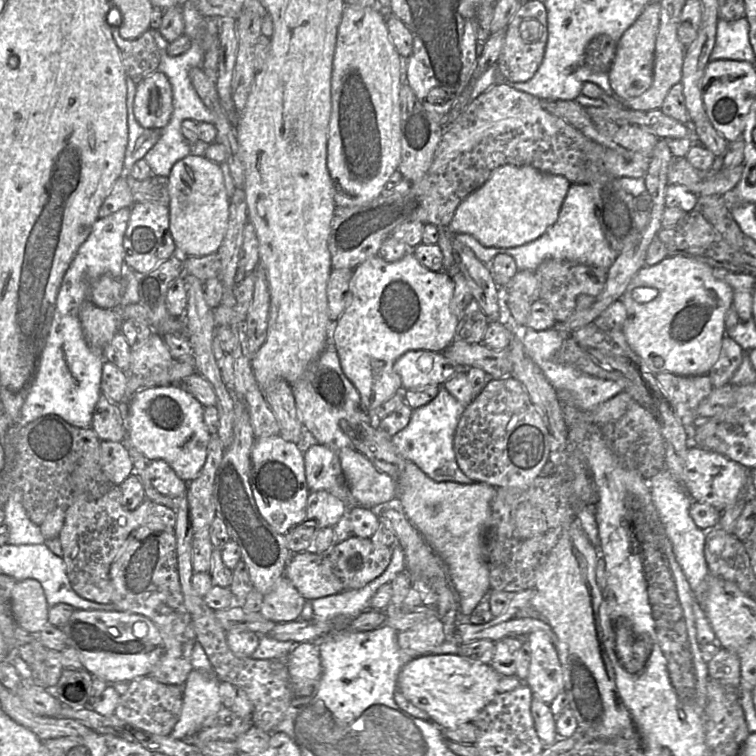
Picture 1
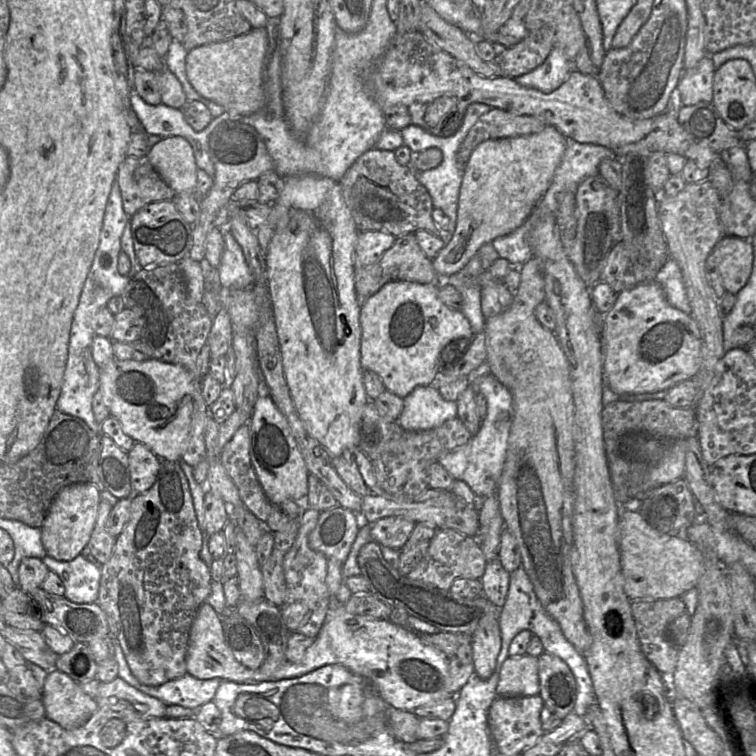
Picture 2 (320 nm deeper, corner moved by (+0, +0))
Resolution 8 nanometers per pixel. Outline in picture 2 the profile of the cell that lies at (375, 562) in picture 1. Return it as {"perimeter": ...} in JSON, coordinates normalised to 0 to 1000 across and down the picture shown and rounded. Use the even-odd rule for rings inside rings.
{"perimeter":[[[515,683],[492,692],[491,714],[504,724],[532,726],[542,710],[549,692],[530,683]]]}

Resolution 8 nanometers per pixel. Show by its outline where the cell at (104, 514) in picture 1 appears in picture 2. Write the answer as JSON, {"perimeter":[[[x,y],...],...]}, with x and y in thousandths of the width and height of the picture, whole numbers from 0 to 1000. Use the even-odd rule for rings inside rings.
{"perimeter":[[[132,661],[130,683],[126,696],[115,718],[120,733],[132,746],[139,746],[147,737],[153,712],[148,709],[142,698],[142,688],[148,669],[139,661]]]}

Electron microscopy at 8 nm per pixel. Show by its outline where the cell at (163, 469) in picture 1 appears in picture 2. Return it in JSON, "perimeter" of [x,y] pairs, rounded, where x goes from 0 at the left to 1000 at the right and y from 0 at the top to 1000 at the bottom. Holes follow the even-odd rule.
{"perimeter":[[[179,585],[169,598],[175,649],[194,651],[204,640],[213,607],[187,585]]]}

